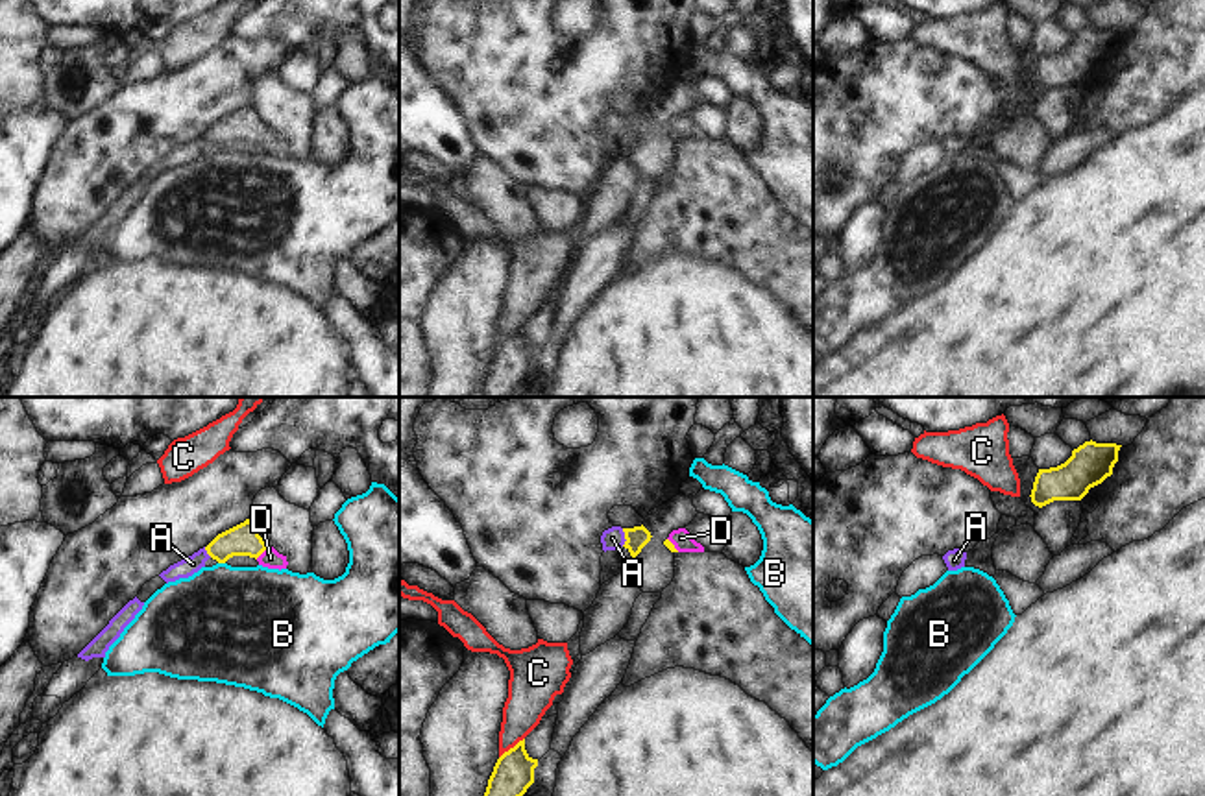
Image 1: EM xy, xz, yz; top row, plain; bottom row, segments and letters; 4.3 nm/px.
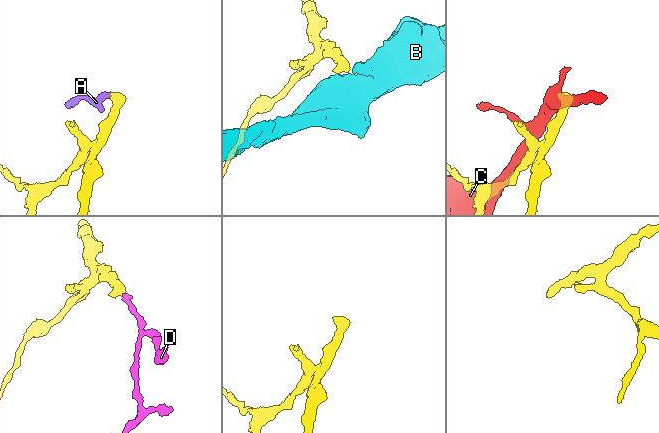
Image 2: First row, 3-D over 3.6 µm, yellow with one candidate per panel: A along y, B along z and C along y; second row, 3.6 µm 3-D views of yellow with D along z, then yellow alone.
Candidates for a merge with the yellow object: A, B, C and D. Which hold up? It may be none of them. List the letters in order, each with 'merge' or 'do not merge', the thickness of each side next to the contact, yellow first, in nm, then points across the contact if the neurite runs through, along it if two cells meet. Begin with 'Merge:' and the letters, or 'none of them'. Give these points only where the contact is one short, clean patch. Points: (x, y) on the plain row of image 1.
Merge: A, D
A: merge; calibres 100 and 90 nm; way xz (636, 124), (625, 124), (612, 124)
B: do not merge; calibres 140 and 480 nm; border xy (219, 148), (224, 150)
C: do not merge; calibres 180 and 190 nm
D: merge; calibres 140 and 90 nm; way xy (243, 126), (261, 139), (270, 144)

